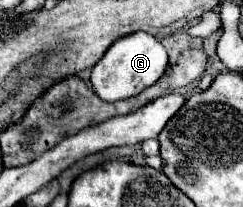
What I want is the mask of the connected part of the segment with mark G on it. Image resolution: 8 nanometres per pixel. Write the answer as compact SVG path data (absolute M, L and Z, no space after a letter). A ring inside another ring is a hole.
M137 31L131 35L119 37L107 49L107 53L95 63L95 67L91 69L91 85L93 85L93 91L107 103L129 99L139 95L149 85L153 85L165 73L167 63L169 63L167 51L161 45L161 41L157 41L153 35L145 31Z

